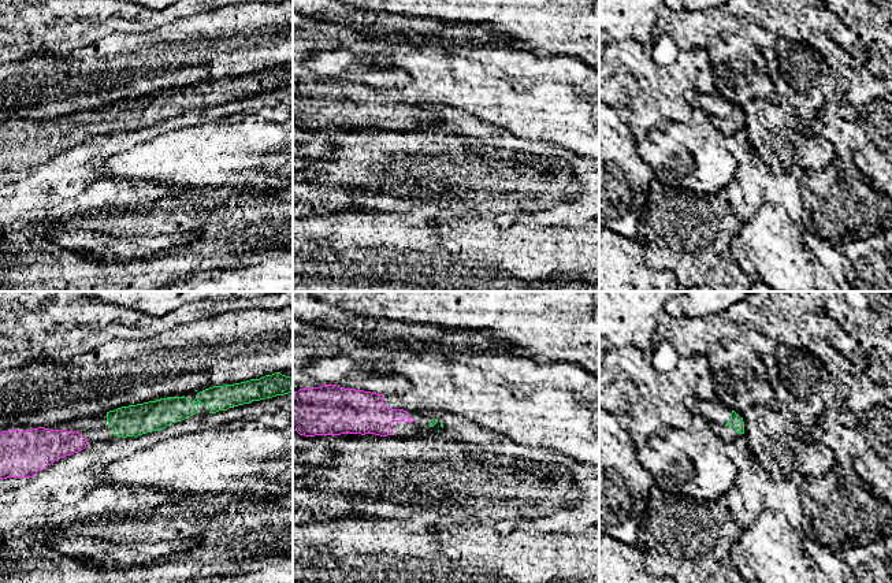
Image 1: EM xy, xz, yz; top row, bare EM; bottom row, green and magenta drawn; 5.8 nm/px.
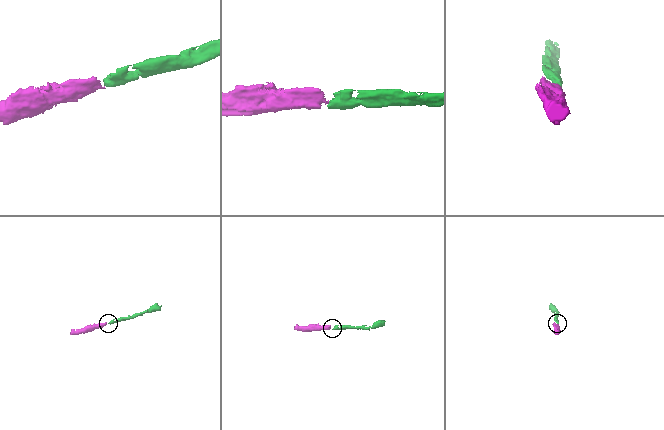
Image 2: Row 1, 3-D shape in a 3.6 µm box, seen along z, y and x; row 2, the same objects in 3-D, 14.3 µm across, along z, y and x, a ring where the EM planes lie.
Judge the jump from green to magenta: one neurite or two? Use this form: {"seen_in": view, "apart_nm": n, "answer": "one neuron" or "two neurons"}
{"seen_in": "xz", "apart_nm": 80, "answer": "one neuron"}

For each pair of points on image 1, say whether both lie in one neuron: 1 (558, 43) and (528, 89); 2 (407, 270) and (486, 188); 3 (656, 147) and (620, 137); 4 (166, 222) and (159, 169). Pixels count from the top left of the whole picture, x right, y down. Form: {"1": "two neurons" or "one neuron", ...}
{"1": "two neurons", "2": "two neurons", "3": "two neurons", "4": "two neurons"}

